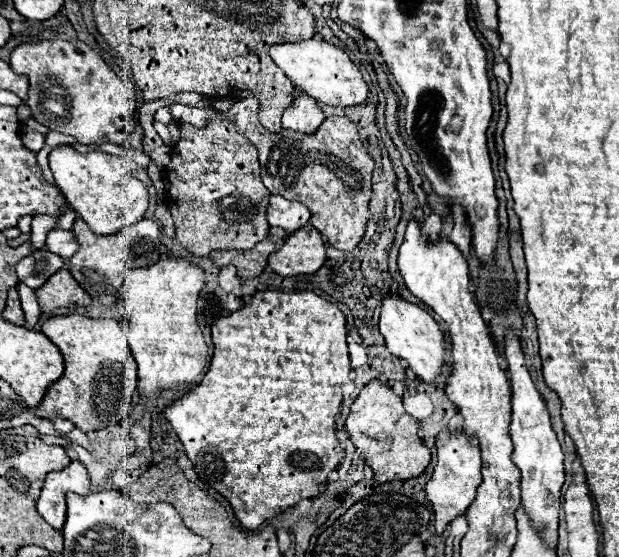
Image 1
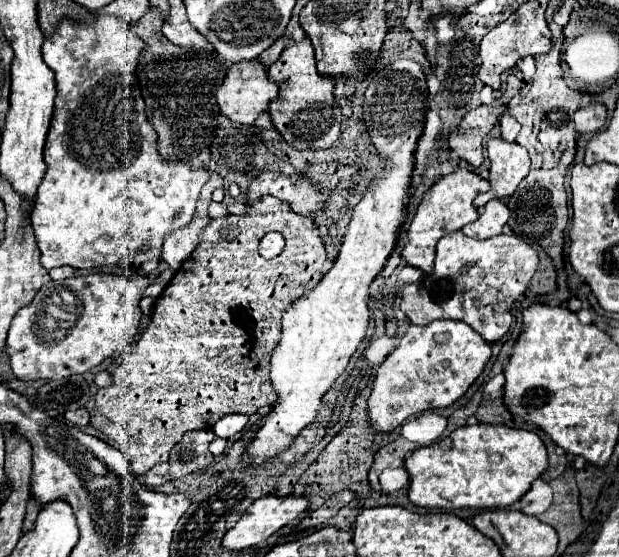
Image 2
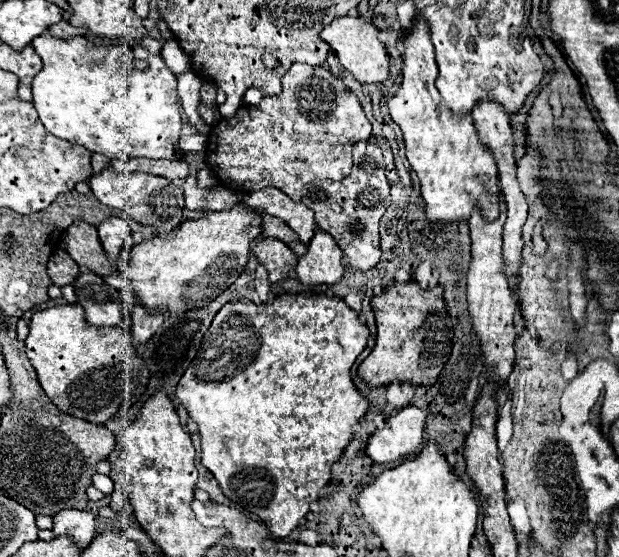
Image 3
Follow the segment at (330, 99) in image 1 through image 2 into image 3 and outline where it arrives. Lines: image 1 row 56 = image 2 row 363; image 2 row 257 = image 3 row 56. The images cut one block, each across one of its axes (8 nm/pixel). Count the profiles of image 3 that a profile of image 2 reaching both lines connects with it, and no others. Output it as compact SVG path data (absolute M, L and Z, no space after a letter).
M340 16L334 18L332 24L328 24L320 36L332 46L336 56L340 58L340 64L358 80L358 82L384 82L388 80L388 66L390 66L390 56L386 52L384 42L378 38L378 28L374 24L364 22L362 18L356 16Z

